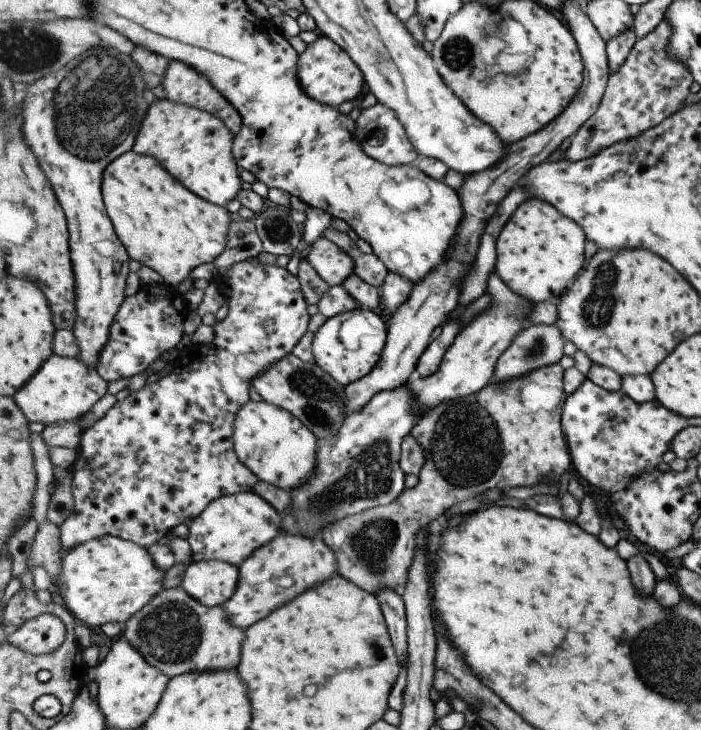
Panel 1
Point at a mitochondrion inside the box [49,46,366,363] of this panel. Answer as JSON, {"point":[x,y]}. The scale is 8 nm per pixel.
{"point":[93,117]}

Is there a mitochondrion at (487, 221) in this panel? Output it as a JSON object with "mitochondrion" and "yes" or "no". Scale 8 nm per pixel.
{"mitochondrion":"no"}

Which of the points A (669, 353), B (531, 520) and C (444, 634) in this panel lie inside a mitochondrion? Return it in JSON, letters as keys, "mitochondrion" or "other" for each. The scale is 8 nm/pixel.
{"A":"other","B":"other","C":"other"}

